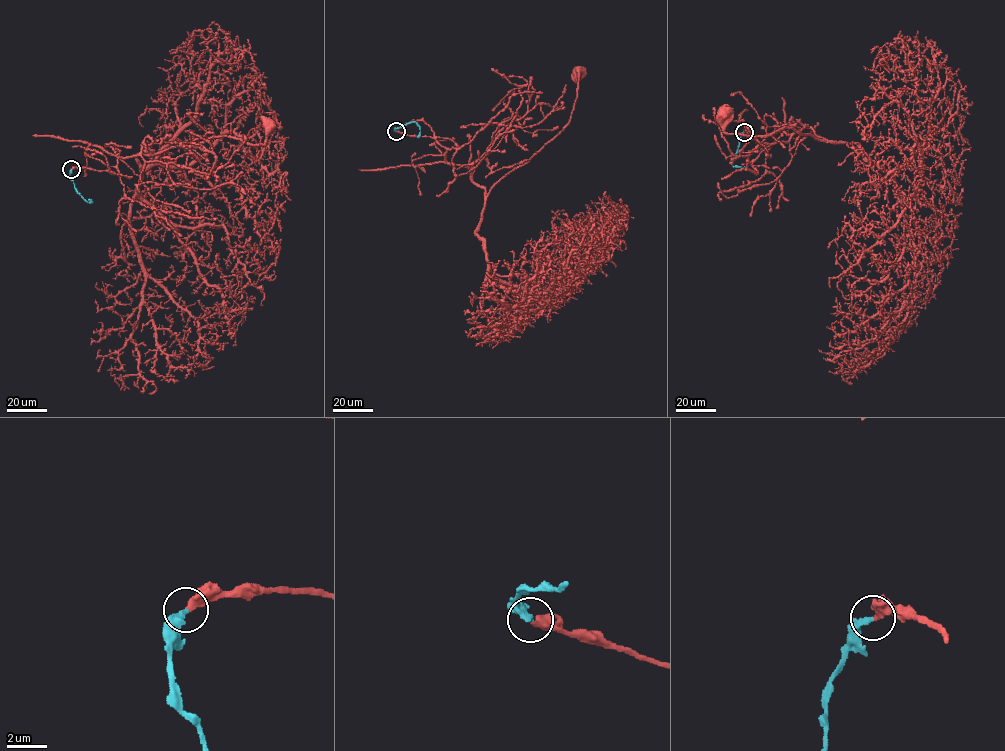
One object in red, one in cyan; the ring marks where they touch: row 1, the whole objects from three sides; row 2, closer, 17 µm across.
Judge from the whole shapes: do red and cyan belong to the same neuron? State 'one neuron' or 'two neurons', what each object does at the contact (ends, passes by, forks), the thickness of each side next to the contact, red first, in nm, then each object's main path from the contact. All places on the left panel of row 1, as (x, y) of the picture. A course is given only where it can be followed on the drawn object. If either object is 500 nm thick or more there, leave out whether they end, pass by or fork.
one neuron; red ends there; cyan ends there; 360 nm thick on the red side, 240 nm on the other; red runs (72, 169), (117, 174), (119, 157), (137, 155), (145, 144), (158, 154), (223, 136), (264, 144), (270, 125); cyan runs (72, 169), (70, 176), (75, 190), (89, 199)

